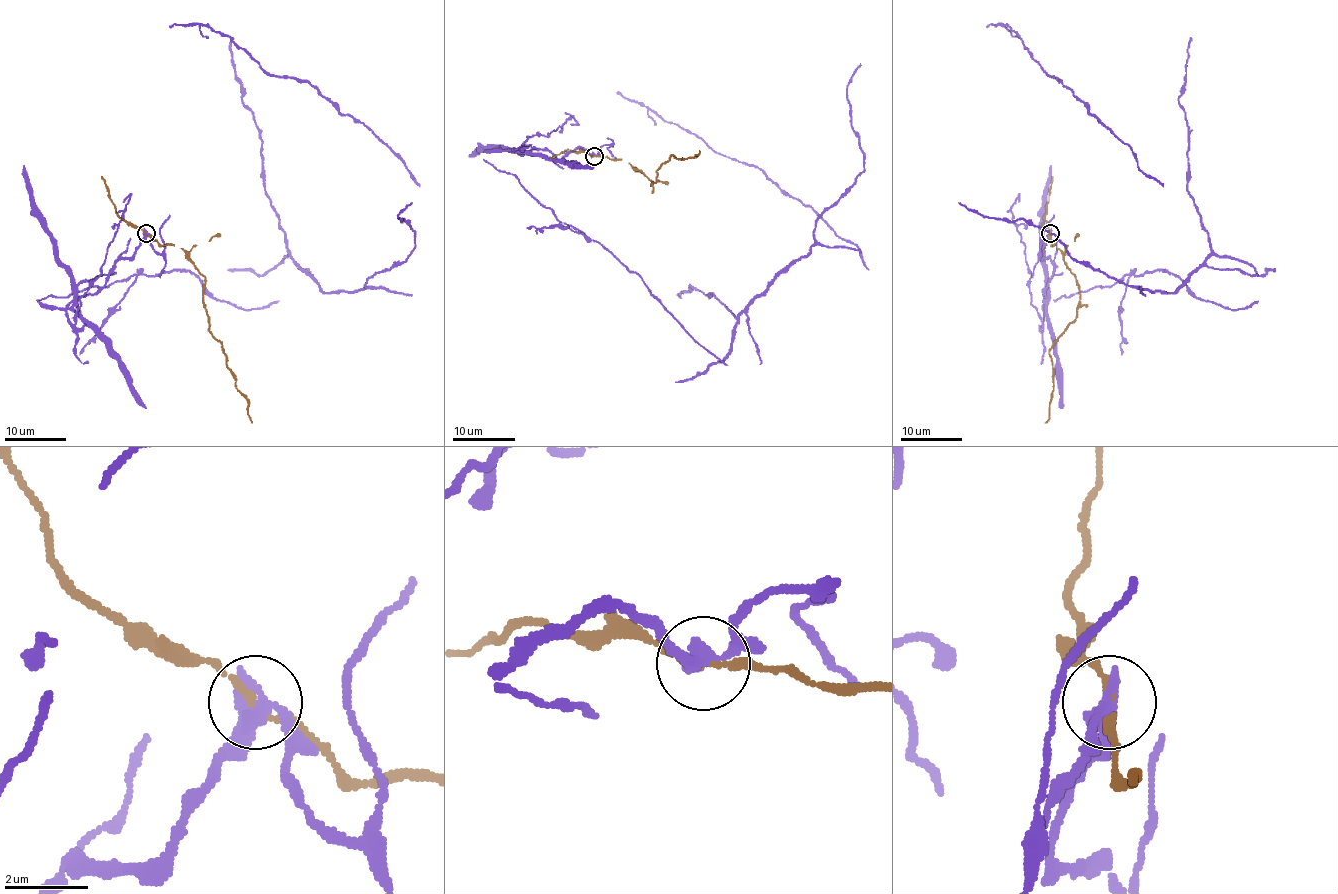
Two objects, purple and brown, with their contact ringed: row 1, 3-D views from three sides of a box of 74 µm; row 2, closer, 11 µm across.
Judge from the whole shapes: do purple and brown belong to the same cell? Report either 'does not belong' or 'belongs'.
does not belong

